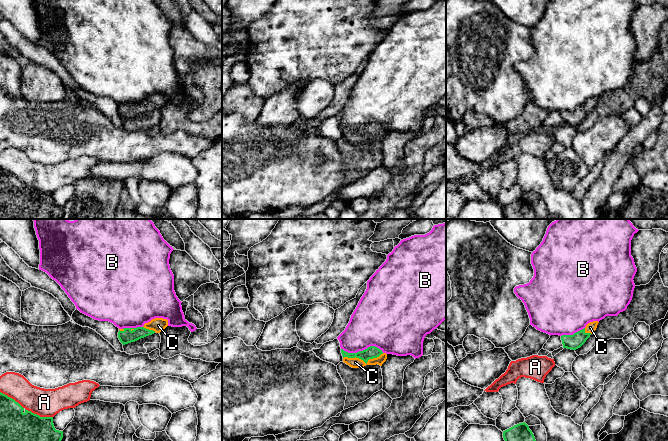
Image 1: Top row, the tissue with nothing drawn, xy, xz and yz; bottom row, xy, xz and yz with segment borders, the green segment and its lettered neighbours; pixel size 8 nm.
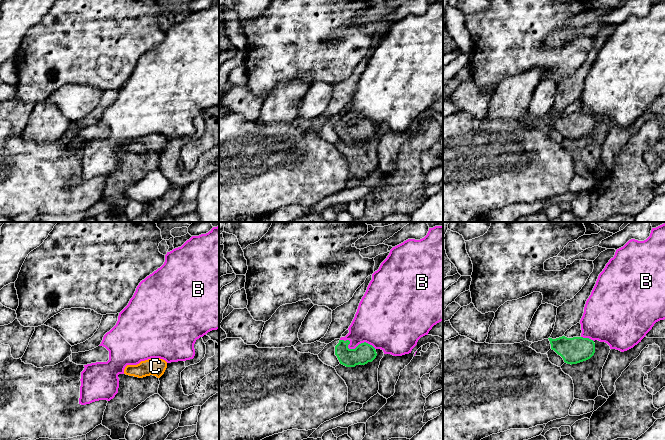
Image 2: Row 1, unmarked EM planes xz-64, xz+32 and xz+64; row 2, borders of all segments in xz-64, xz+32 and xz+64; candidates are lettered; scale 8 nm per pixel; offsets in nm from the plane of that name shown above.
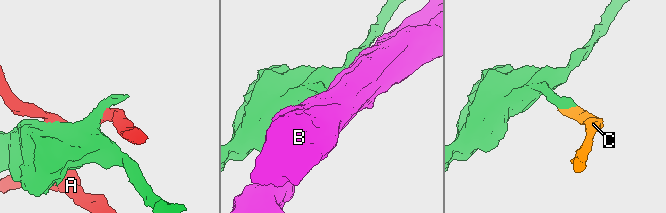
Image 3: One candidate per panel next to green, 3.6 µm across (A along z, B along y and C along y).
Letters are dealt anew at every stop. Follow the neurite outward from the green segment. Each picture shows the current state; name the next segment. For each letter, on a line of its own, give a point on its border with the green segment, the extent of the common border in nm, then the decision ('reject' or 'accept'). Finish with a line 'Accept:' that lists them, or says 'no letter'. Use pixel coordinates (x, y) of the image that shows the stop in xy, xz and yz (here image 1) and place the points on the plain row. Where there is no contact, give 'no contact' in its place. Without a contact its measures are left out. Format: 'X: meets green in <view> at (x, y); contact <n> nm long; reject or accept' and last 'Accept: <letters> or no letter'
A: meets green in xy at (38, 191); contact 240 nm long; reject
B: meets green in xz at (362, 127); contact 340 nm long; reject
C: meets green in xz at (363, 136); contact 340 nm long; accept
Accept: C

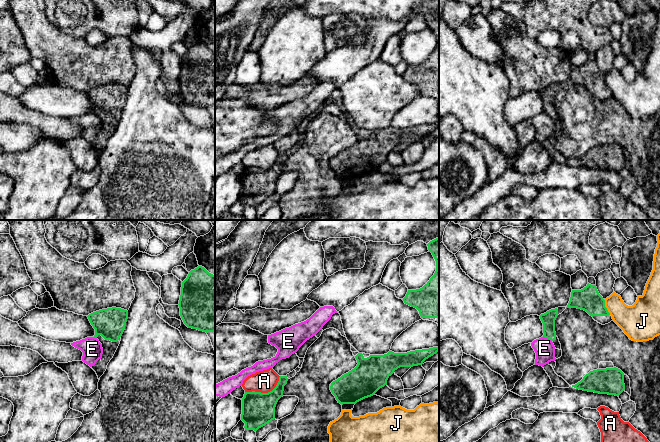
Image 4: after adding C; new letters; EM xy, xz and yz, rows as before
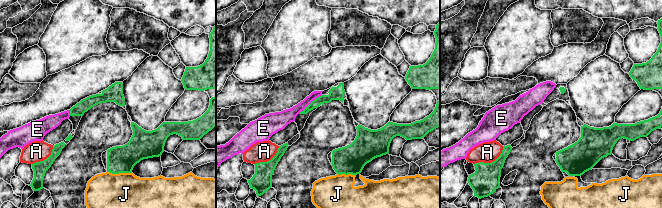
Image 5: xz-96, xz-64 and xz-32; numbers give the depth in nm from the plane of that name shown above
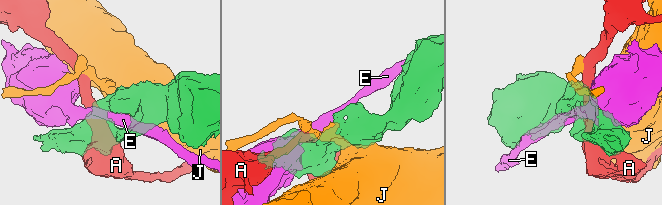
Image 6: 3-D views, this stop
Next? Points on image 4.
A: meets green in xz at (265, 169); contact 320 nm long; reject
E: meets green in yz at (547, 114); contact 90 nm long; reject
J: meets green in yz at (605, 83); contact 140 nm long; reject
Accept: no letter

